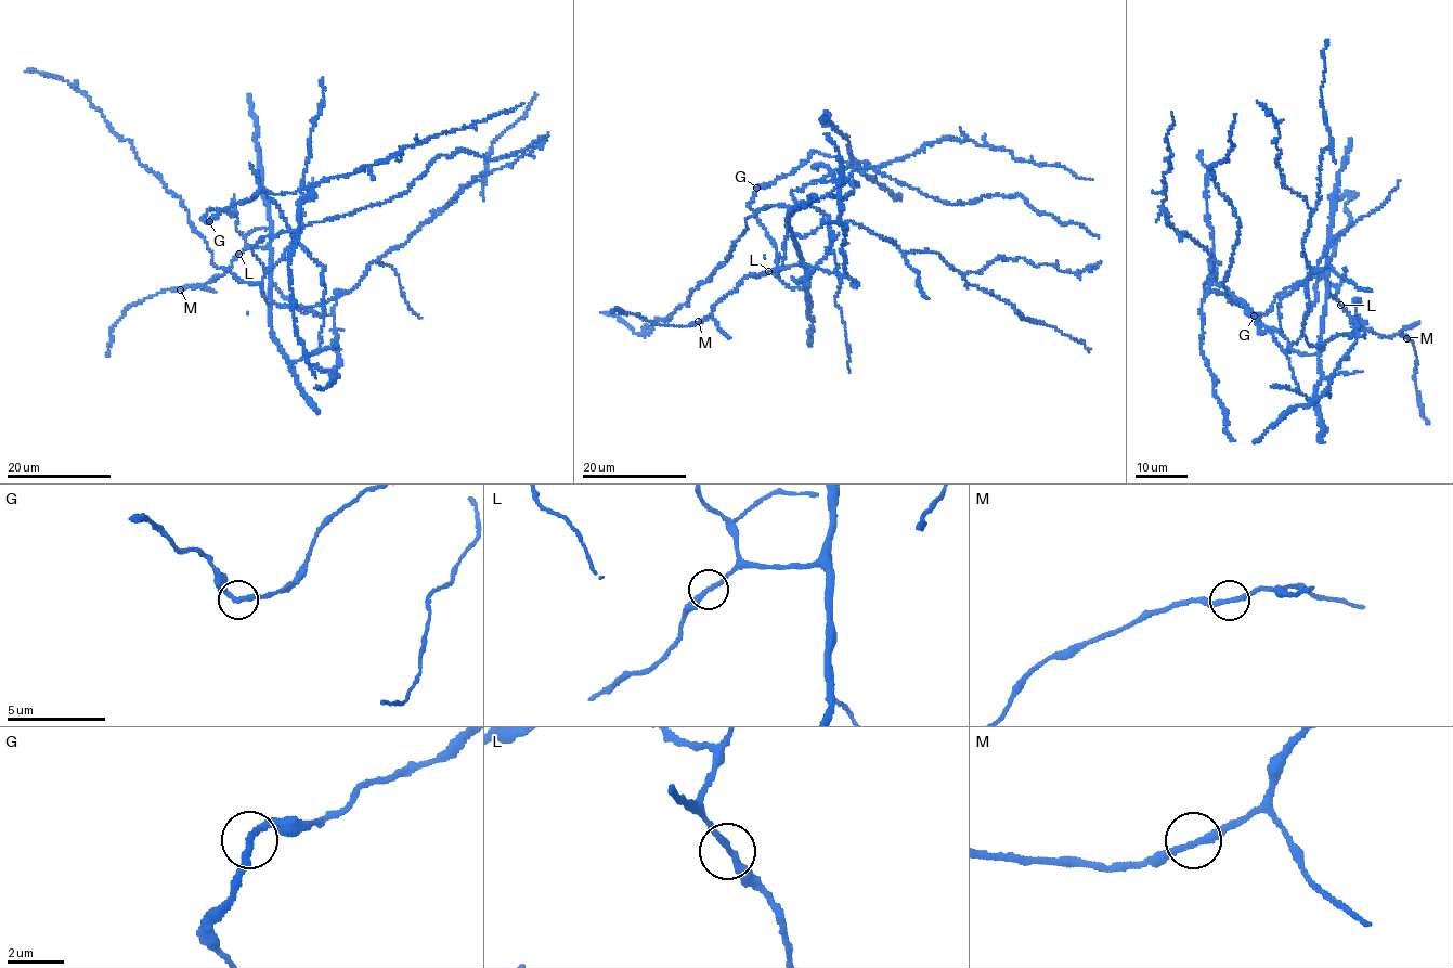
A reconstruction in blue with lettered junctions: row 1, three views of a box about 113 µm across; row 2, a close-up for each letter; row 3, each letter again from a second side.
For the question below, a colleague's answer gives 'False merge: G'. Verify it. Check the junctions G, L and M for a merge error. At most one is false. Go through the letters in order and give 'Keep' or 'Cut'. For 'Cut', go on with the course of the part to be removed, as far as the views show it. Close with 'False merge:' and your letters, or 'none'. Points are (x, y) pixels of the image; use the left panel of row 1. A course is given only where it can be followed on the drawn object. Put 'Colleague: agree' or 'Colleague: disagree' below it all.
G: Cut
L: Keep
M: Keep
False merge: G
Colleague: agree

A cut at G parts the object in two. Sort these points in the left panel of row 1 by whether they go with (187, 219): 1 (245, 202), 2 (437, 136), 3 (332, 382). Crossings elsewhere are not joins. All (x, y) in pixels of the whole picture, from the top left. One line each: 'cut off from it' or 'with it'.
1: cut off from it
2: cut off from it
3: cut off from it

